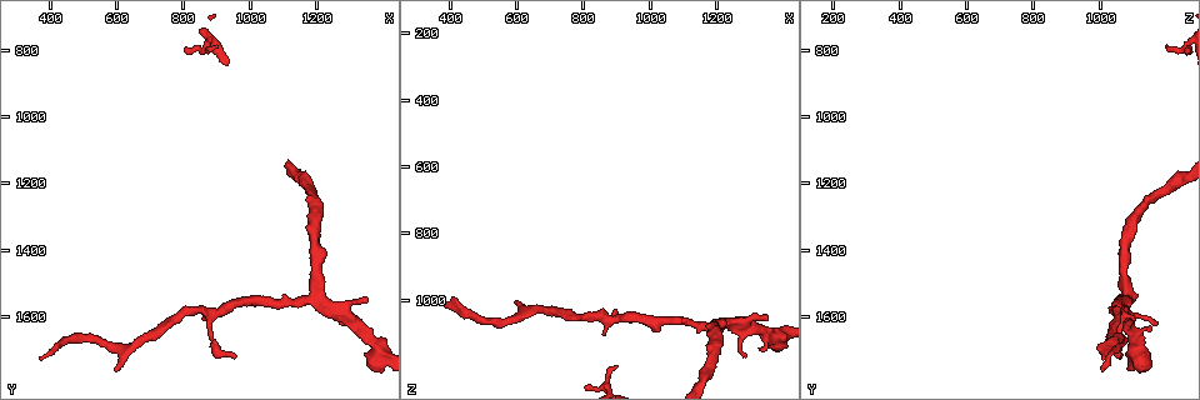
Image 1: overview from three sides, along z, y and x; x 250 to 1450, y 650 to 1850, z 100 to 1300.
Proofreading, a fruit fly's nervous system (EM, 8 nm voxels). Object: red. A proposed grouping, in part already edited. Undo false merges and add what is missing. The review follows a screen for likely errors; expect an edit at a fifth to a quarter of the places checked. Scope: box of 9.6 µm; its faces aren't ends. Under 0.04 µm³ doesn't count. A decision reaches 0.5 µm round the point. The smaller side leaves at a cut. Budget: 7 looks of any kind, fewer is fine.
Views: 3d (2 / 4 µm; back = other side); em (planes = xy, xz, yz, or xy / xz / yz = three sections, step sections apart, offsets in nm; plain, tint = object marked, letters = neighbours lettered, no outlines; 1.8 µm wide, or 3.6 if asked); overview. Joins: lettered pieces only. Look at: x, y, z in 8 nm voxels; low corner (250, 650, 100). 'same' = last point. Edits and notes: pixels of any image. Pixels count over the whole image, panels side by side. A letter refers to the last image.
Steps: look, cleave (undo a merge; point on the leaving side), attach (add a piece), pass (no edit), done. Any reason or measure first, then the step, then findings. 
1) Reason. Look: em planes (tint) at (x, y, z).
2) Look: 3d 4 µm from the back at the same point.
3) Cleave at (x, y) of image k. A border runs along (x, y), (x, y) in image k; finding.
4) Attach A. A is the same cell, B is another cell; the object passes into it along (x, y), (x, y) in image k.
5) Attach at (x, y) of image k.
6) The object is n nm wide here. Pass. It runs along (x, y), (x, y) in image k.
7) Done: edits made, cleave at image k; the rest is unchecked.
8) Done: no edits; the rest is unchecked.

Branch stops here. Look: 3d 4 µm at (1350, 1550, 1060).

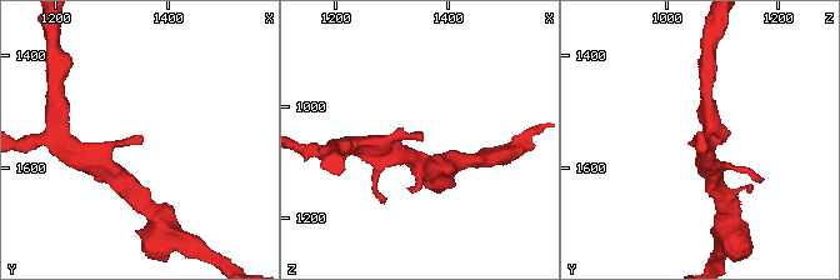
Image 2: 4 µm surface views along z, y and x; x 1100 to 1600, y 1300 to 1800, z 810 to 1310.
Need the tissue. Look: em planes (letters) at (1350, 1550, 1065).

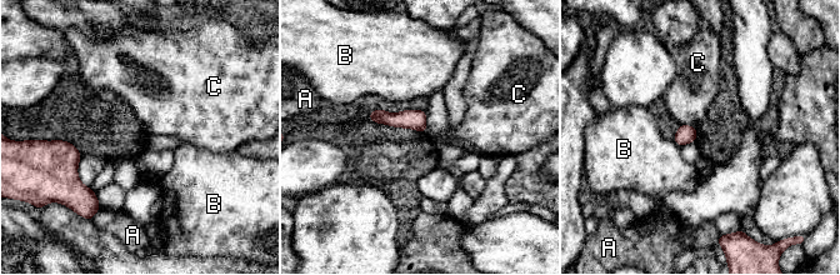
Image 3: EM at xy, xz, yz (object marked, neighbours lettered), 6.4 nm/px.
Pass. A, B and C are other cells; it runs along (373, 115), (414, 119), (423, 128) in image 3; none of them fits.

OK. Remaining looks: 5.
Tapers out. Look: em yz step 4 (letters) at (950, 1720, 1070).

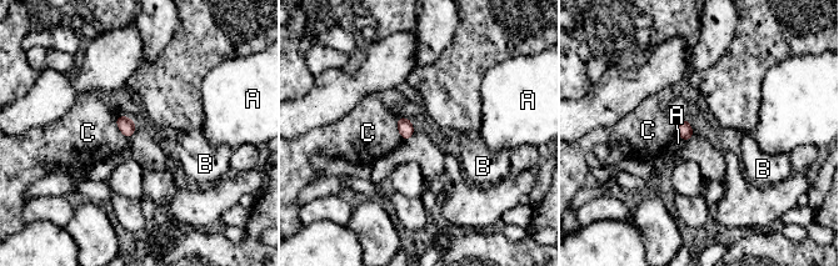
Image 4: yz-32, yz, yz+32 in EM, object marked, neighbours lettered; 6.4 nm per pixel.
Look: em xz step 4 (letters) at the same point.

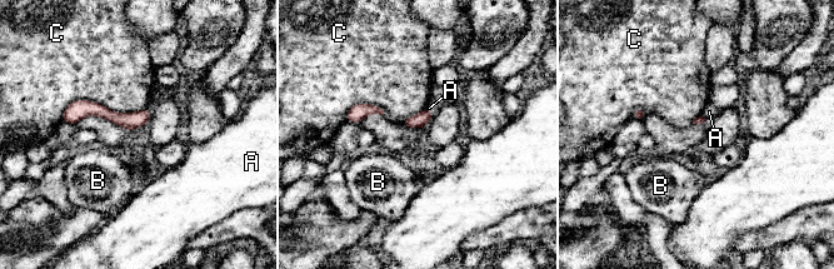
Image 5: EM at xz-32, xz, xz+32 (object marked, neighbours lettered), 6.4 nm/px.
Pass. A, B and C are other cells; a border runs along (146, 109), (73, 100), (61, 120) in image 5; none of them fits.

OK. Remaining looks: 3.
Thin end. Look: em planes (letters) at (370, 1720, 1010).

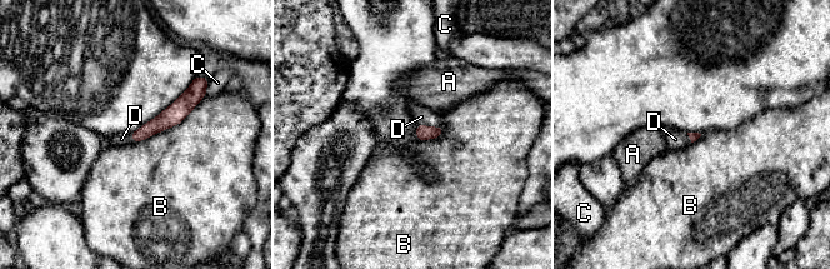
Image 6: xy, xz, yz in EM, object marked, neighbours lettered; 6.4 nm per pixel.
Attach D. D is the same cell, A, B and C are other cells; the object passes into it along (423, 133), (426, 126), (421, 116) in image 6; it goes on there.

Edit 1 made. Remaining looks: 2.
Done: edits made, attach at image 6; the rest is unchecked.

